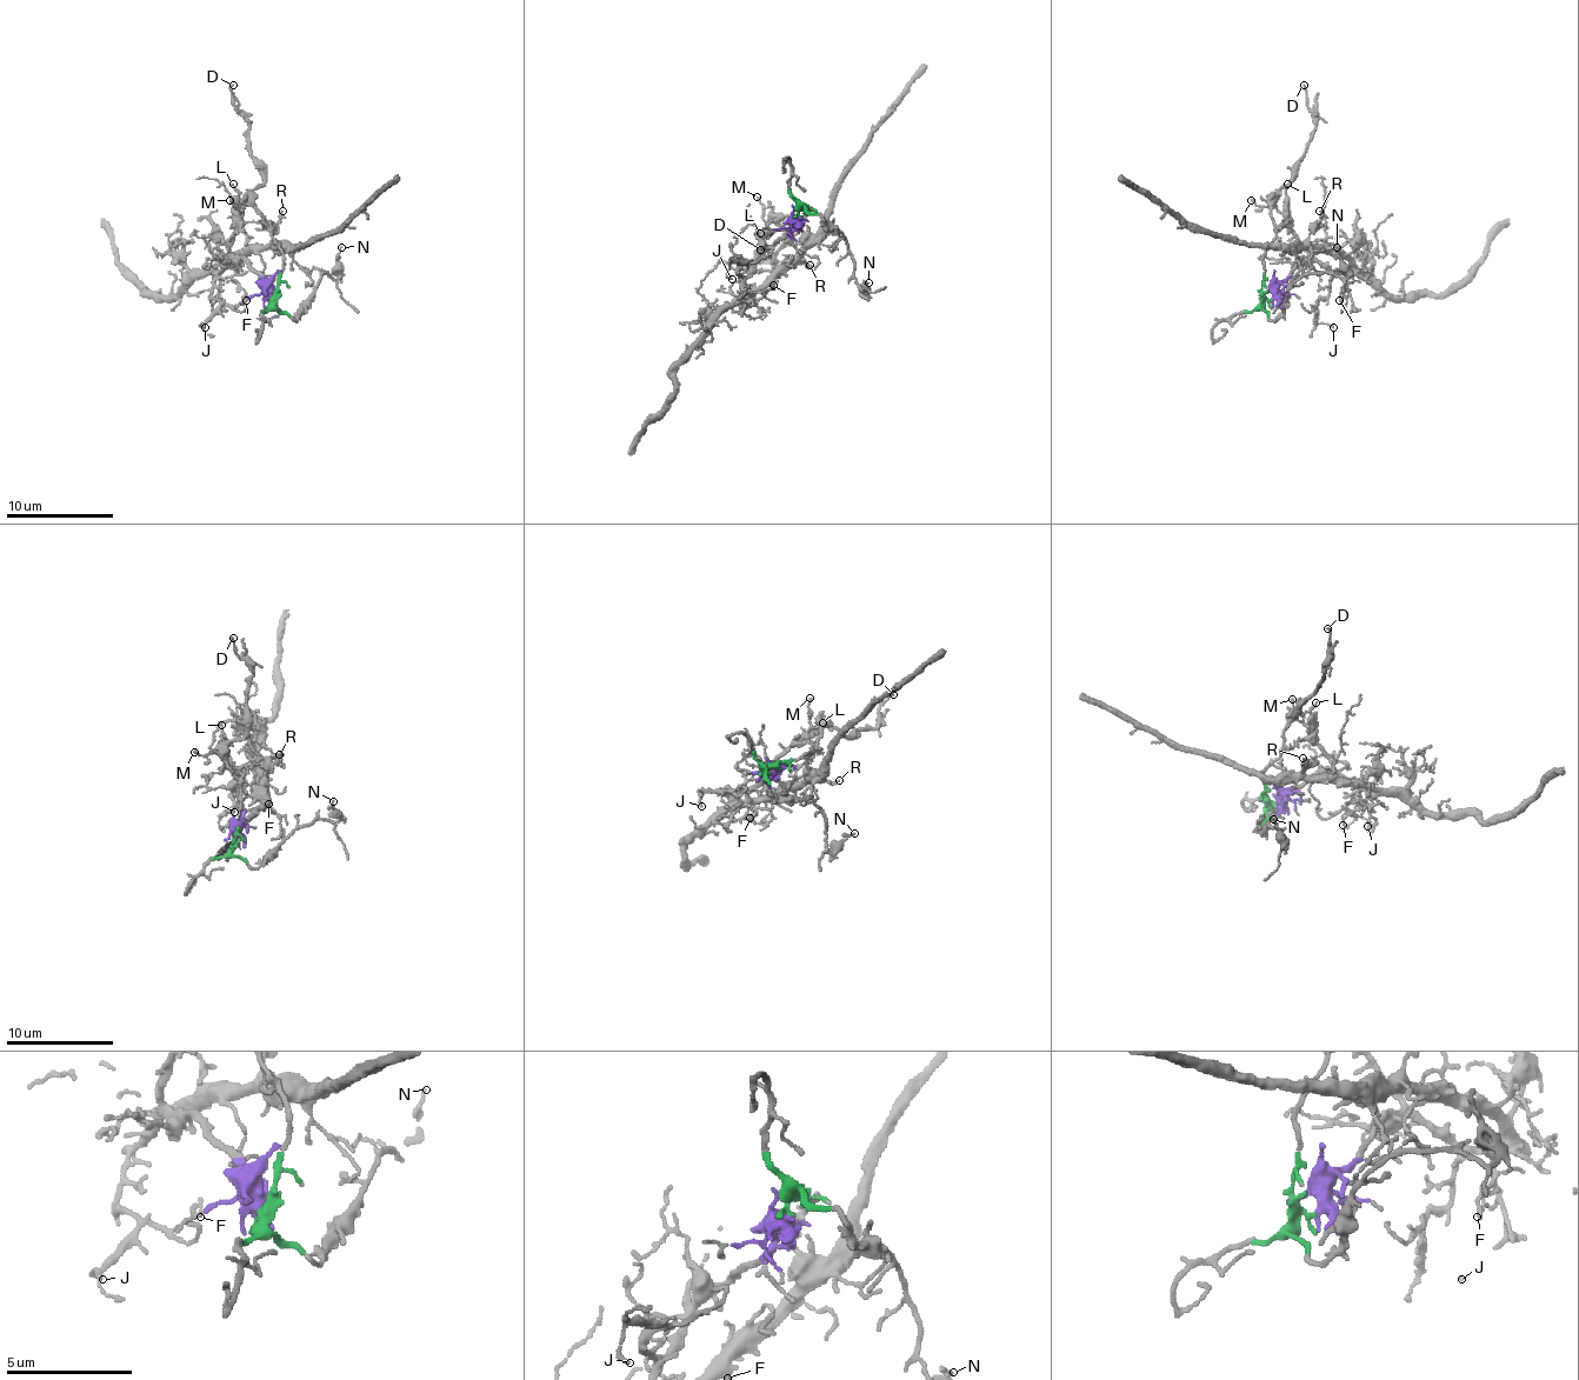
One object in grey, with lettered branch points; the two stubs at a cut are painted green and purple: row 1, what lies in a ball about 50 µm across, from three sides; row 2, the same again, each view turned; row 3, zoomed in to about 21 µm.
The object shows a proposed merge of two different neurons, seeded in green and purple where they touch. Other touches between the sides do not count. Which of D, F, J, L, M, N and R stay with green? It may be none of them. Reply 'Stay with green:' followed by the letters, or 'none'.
Stay with green: D, N

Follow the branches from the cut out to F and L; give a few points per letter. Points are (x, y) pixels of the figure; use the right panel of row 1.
F: (1272, 301), (1274, 291), (1299, 261), (1320, 261), (1347, 277), (1339, 301)
L: (1272, 301), (1274, 291), (1307, 253), (1291, 226), (1285, 188), (1288, 184)

